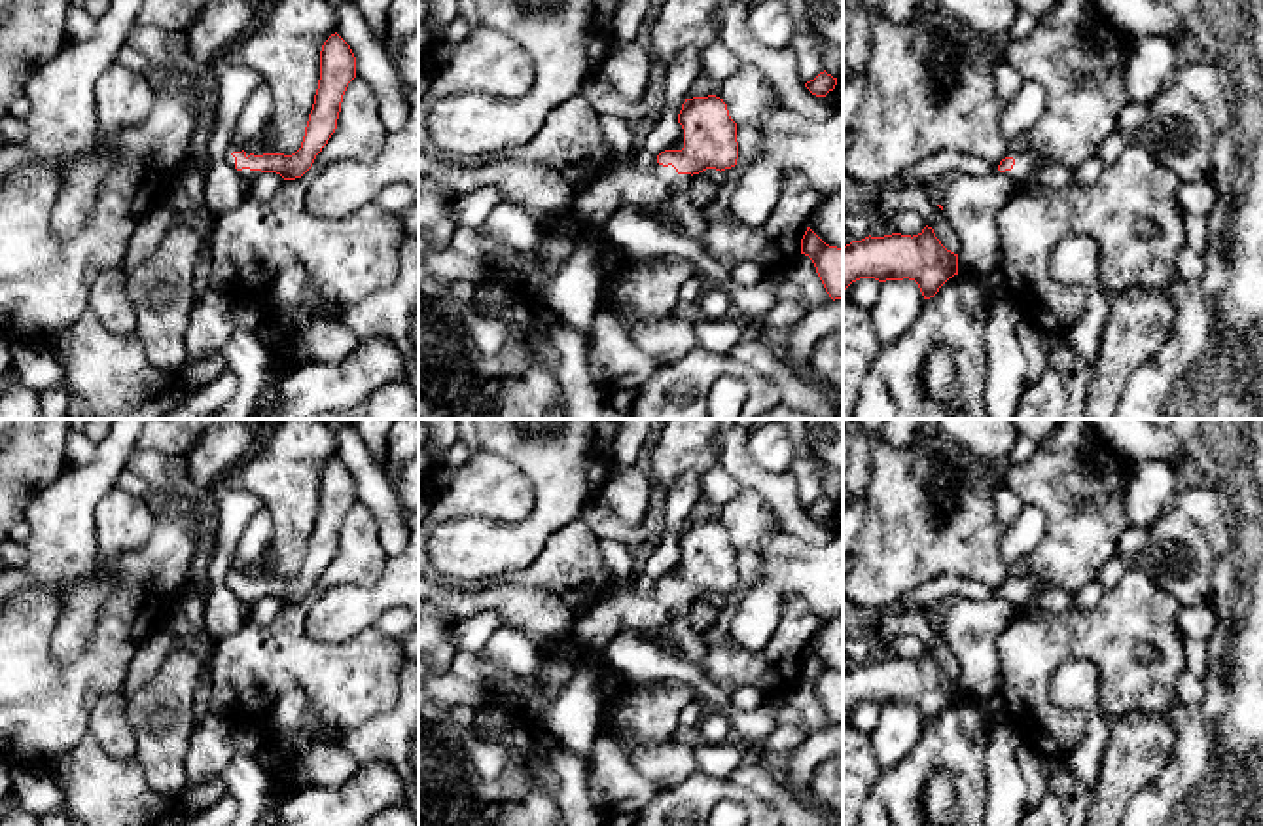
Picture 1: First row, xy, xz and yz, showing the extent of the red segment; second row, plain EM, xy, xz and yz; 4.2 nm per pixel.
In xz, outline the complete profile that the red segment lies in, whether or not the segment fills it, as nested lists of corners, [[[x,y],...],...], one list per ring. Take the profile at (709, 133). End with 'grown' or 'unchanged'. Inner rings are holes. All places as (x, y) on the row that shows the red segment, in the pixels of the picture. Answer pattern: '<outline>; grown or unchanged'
[[[716,95],[685,99],[678,114],[684,148],[665,150],[651,171],[632,163],[608,165],[574,197],[572,214],[585,225],[604,225],[619,208],[636,205],[672,216],[699,244],[706,237],[706,218],[689,201],[691,176],[706,169],[737,165],[737,123]]]; grown

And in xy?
[[[335,32],[324,42],[320,51],[320,80],[301,148],[292,155],[254,155],[242,148],[229,146],[225,159],[237,169],[242,180],[261,172],[276,172],[284,180],[301,178],[335,133],[343,95],[354,78],[356,57],[350,45]]]; grown

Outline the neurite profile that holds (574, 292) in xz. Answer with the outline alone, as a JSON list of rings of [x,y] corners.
[[[589,225],[576,239],[570,256],[562,260],[543,294],[545,303],[559,318],[583,333],[587,341],[600,311],[600,260],[608,246],[604,225]]]

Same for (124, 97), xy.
[[[114,63],[95,85],[98,123],[108,133],[144,121],[155,93],[138,72]]]

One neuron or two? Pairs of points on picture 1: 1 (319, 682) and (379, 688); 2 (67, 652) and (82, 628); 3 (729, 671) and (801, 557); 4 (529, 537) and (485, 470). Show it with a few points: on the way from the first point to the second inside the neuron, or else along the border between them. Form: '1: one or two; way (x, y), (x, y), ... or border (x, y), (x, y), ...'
1: one; way (334, 682), (364, 682)
2: one; way (67, 646), (76, 633)
3: two; border (779, 620), (769, 641), (754, 650), (728, 631)
4: two; border (527, 476), (533, 508), (521, 520), (474, 516)

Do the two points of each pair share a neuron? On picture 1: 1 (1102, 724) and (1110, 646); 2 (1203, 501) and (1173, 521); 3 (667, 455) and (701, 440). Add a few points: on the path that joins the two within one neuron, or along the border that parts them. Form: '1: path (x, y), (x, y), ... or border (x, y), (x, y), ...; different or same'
1: border (1101, 709), (1112, 722); different
2: border (1190, 518), (1214, 550); different
3: path (675, 453), (693, 440); same

